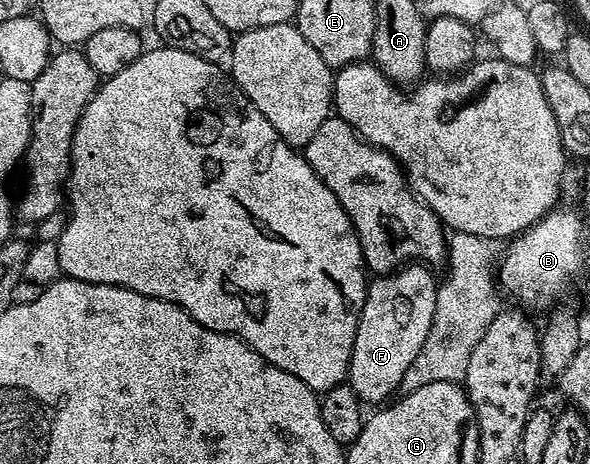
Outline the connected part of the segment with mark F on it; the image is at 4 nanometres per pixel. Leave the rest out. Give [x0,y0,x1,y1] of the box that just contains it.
[347,264,439,403]

